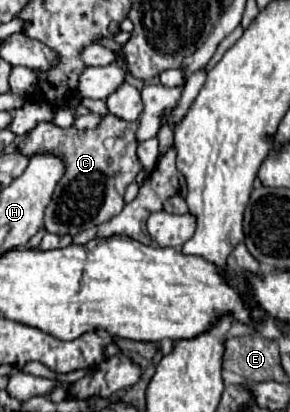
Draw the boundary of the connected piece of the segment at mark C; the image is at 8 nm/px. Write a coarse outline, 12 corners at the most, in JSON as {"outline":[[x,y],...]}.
{"outline":[[137,122],[37,124],[17,152],[65,174],[43,228],[77,236],[123,210]]}

